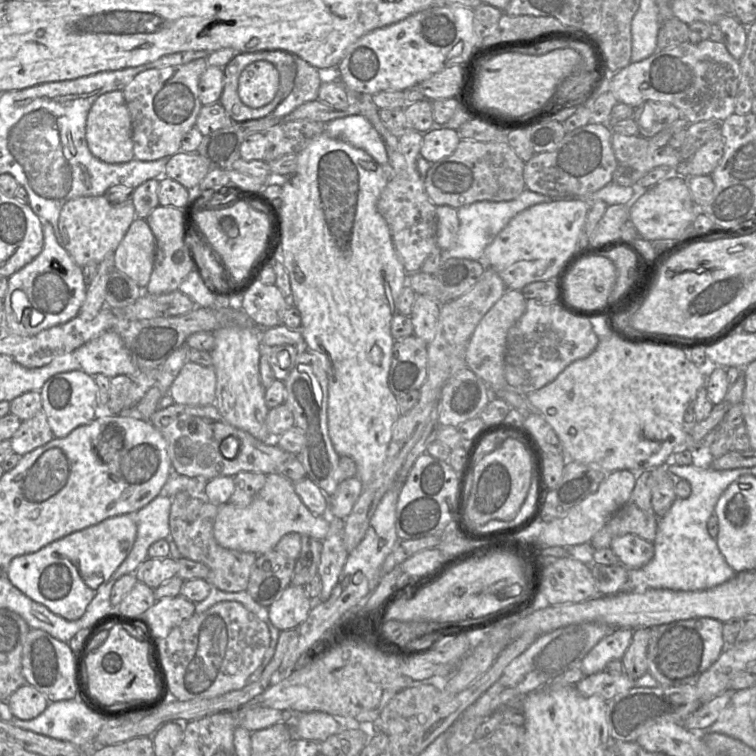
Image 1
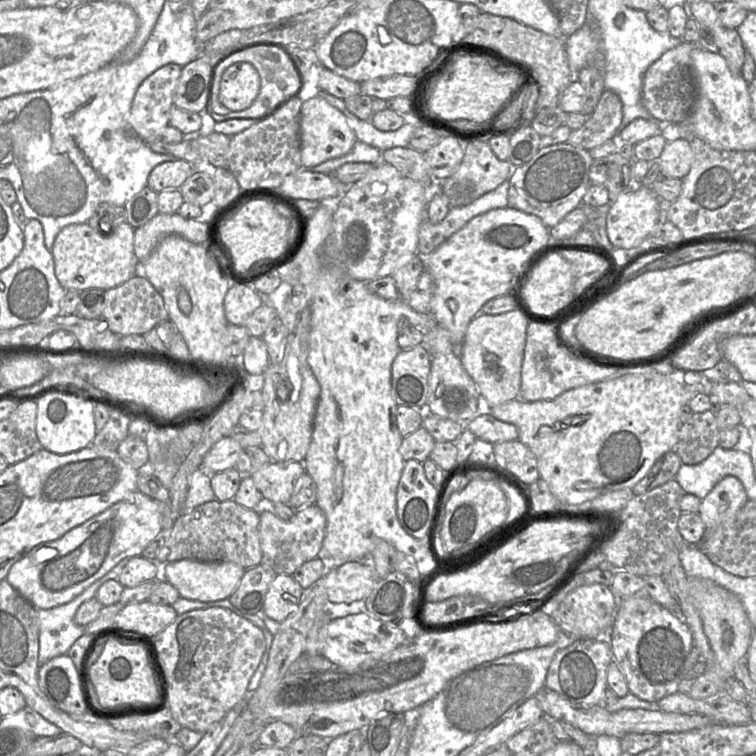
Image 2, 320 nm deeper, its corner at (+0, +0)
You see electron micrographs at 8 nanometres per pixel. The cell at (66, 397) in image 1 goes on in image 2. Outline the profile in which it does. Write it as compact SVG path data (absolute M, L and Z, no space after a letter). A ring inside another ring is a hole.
M53 393L42 397L37 405L36 433L42 448L64 455L92 445L97 434L93 403L78 397Z

